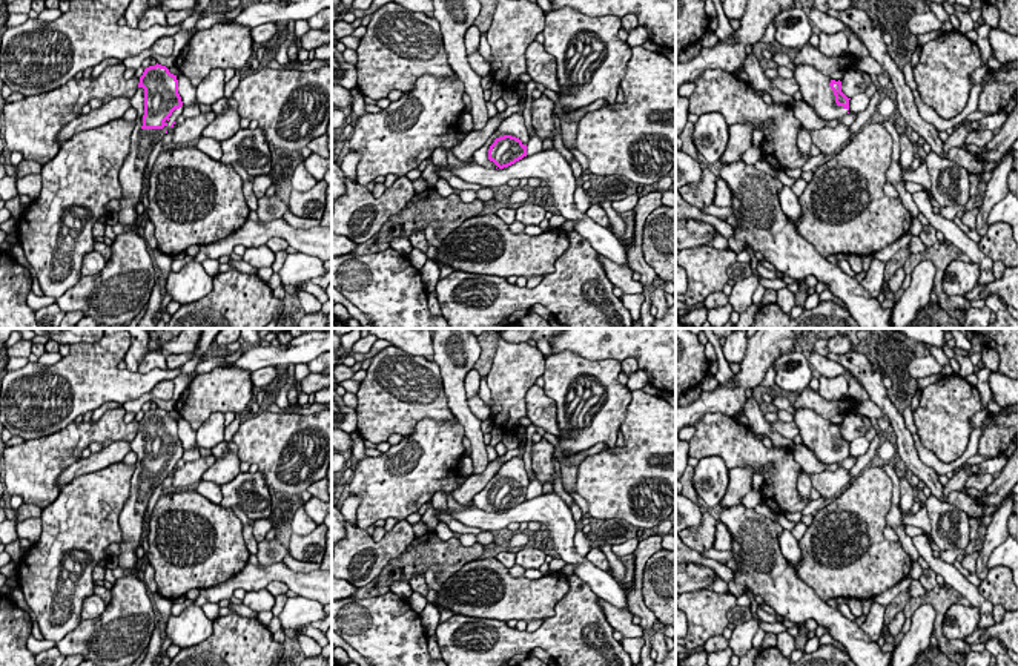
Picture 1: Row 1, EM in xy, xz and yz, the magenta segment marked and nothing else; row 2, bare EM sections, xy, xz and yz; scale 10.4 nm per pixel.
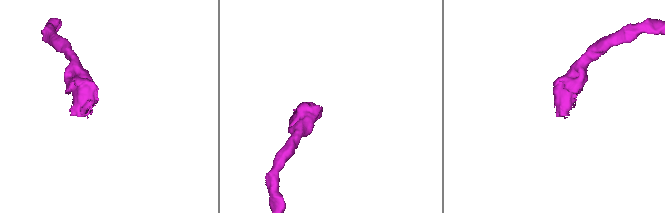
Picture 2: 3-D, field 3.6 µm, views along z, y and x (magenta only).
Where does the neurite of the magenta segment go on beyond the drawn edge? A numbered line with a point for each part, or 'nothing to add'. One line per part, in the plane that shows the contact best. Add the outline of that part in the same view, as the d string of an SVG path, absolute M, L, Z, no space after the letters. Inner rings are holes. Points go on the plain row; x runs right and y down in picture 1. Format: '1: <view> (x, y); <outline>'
1: xy (117, 637); M143 431L137 433L131 450L137 454L135 471L131 479L129 499L118 519L123 531L118 566L129 574L117 579L111 589L112 600L101 615L81 620L74 631L55 643L64 658L81 655L95 666L132 666L149 646L155 629L155 611L150 594L137 571L137 548L149 499L184 453L184 450L175 453L163 473L143 473Z

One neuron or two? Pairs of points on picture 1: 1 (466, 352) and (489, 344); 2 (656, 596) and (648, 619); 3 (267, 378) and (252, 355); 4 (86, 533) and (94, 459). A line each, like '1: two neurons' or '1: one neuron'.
1: two neurons
2: two neurons
3: two neurons
4: two neurons

